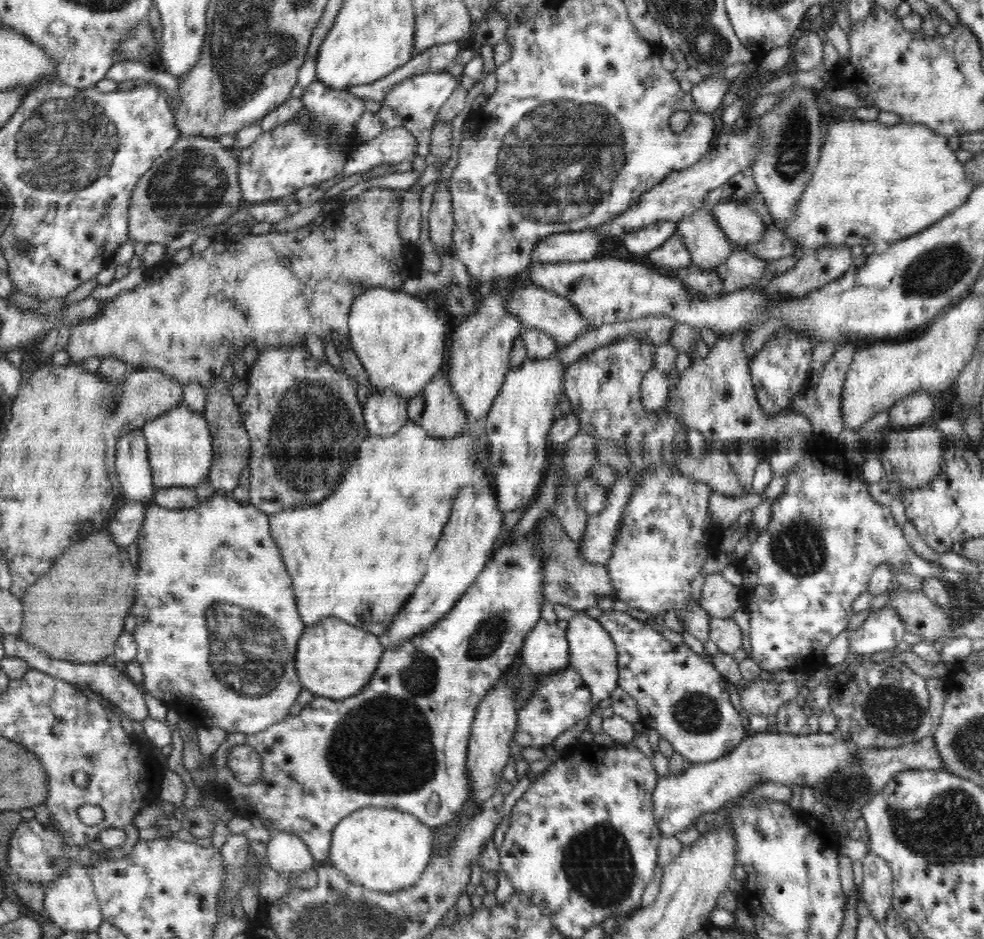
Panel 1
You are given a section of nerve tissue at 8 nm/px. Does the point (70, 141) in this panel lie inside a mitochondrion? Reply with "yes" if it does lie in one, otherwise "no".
yes

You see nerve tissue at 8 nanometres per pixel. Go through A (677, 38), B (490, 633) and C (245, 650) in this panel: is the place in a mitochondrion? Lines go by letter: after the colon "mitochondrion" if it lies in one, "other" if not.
A: mitochondrion
B: mitochondrion
C: mitochondrion

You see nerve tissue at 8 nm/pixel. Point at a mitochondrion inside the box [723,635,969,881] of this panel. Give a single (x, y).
(892, 711)

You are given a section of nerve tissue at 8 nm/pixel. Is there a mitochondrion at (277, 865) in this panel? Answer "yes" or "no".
no

